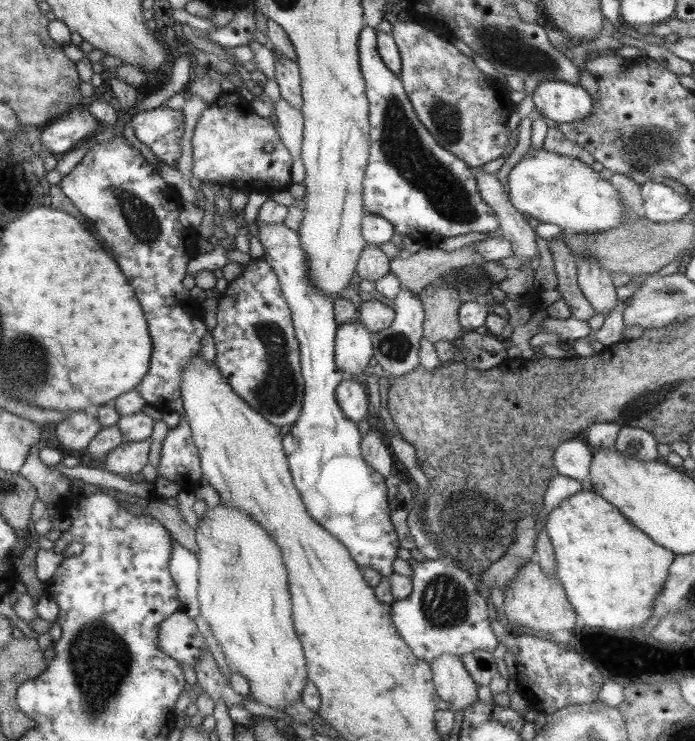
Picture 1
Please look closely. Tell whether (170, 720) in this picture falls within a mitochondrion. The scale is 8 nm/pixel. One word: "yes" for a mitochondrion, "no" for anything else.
no

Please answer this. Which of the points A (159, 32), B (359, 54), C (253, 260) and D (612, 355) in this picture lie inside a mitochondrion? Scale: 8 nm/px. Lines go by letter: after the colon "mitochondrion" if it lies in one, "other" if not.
A: other
B: other
C: other
D: other

